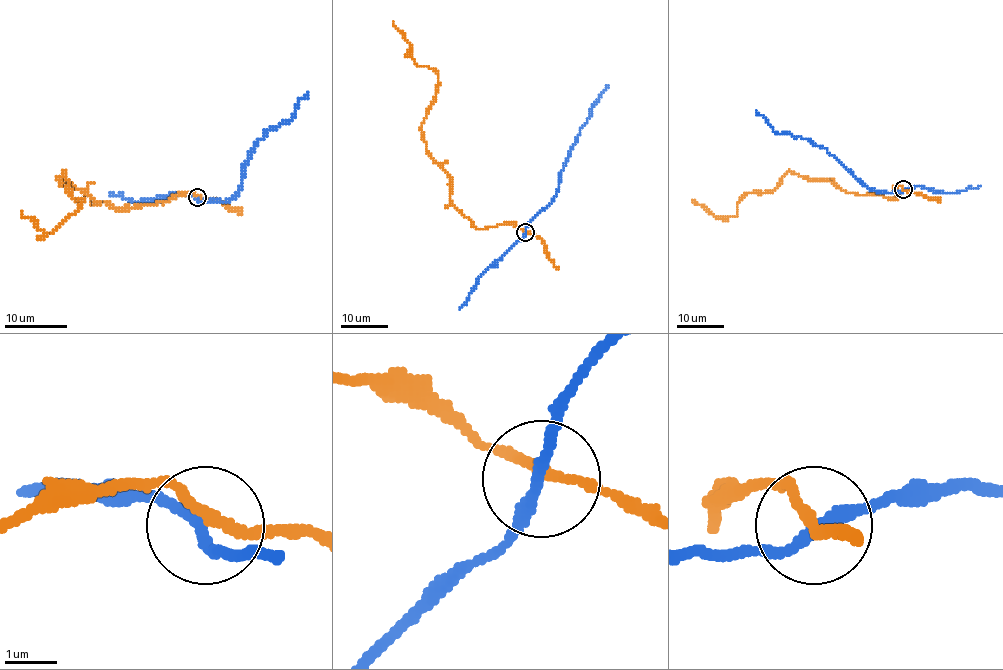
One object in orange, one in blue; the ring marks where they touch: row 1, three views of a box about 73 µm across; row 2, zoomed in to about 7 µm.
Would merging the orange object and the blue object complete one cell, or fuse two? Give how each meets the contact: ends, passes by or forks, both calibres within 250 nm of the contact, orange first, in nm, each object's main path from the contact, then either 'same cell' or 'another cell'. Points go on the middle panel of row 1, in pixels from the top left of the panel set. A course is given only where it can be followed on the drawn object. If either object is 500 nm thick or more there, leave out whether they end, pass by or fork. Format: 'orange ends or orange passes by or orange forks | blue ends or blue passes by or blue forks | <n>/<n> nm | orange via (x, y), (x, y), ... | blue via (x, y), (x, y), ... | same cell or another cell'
orange passes by | blue passes by | 180/220 nm | orange via (525, 232), (477, 228), (452, 204), (452, 178), (420, 128), (439, 74), (416, 63), (393, 22) | blue via (525, 232), (559, 187), (559, 174), (580, 127), (609, 84) | another cell

